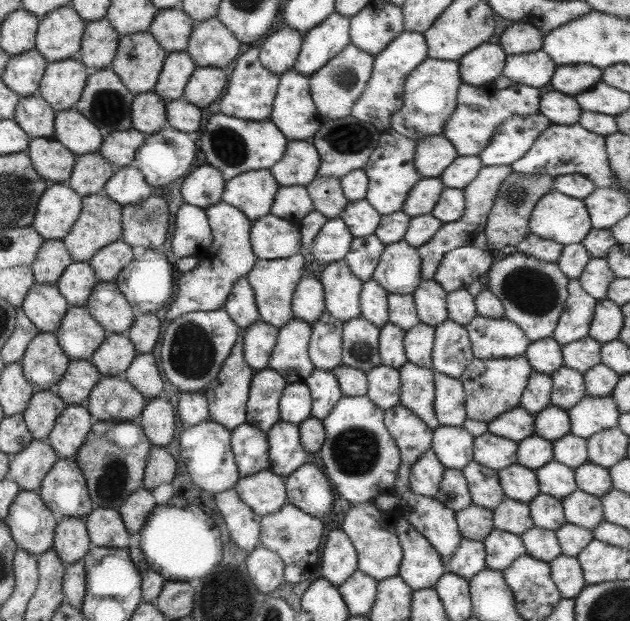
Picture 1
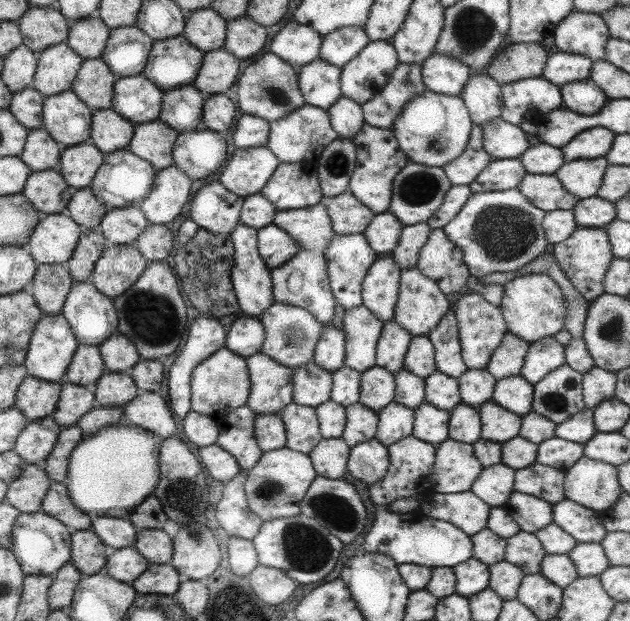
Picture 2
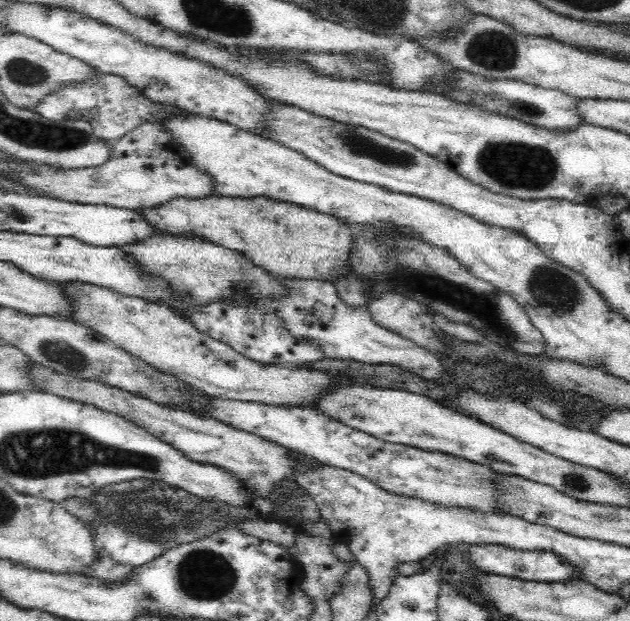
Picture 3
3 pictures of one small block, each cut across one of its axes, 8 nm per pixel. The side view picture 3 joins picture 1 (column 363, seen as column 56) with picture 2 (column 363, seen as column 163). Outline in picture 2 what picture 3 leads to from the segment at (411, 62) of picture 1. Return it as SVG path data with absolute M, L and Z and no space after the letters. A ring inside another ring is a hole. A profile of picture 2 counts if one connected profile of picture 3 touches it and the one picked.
M398 62L385 86L360 105L364 124L391 129L403 105L426 89L420 72L418 64Z

